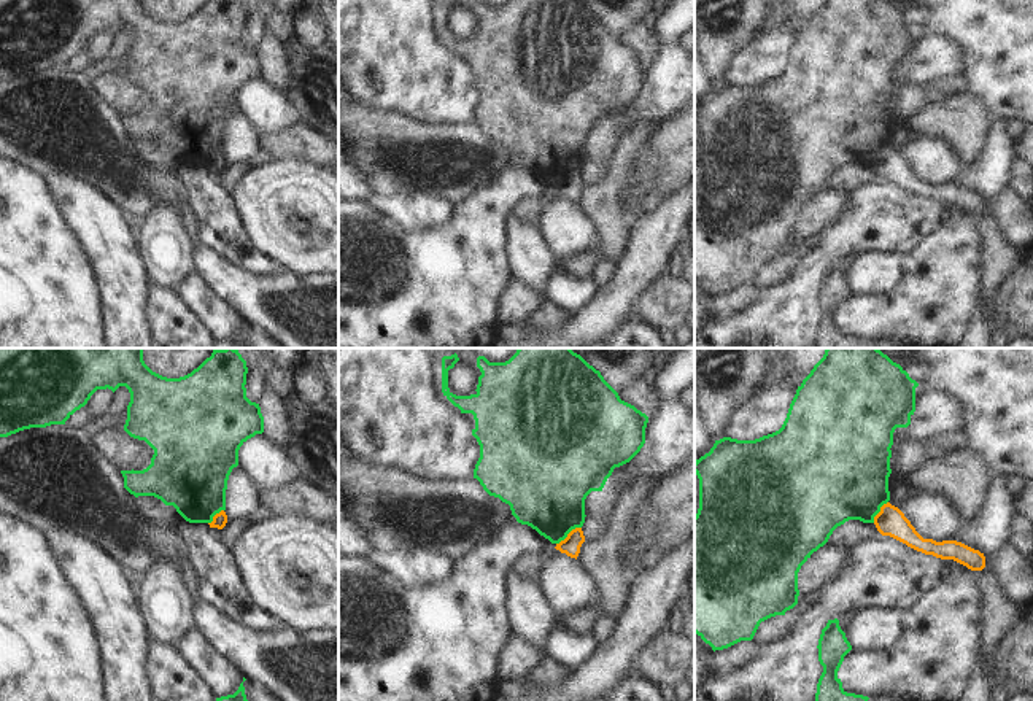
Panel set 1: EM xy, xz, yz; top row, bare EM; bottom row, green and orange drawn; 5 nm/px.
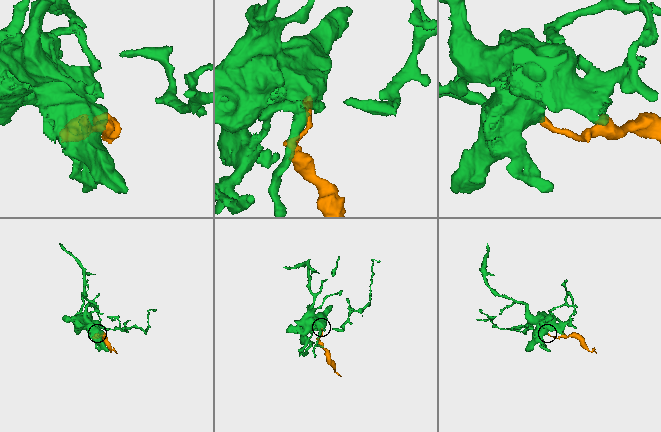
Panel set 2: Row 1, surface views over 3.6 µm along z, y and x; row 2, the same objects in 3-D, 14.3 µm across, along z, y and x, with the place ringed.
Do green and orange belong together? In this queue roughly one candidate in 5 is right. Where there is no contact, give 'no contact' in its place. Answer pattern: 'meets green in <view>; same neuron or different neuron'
meets green in xz; different neuron

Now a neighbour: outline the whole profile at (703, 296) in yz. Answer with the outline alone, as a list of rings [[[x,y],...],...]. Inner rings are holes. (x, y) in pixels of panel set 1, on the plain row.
[[[694,277],[694,335],[698,335],[704,327],[722,321],[715,320],[710,312],[712,297],[712,291]]]

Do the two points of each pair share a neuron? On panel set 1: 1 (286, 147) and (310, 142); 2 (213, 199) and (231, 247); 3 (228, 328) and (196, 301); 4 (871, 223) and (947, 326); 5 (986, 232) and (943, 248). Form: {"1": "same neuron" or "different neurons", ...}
{"1": "same neuron", "2": "same neuron", "3": "same neuron", "4": "different neurons", "5": "different neurons"}

